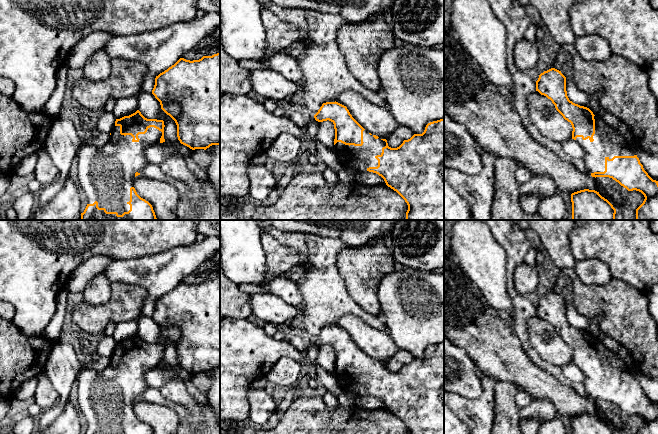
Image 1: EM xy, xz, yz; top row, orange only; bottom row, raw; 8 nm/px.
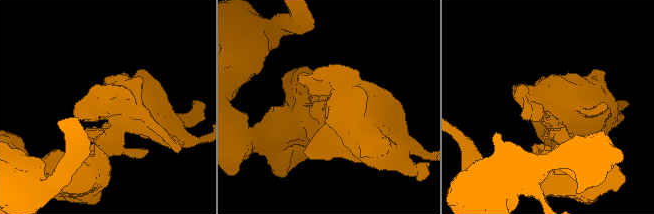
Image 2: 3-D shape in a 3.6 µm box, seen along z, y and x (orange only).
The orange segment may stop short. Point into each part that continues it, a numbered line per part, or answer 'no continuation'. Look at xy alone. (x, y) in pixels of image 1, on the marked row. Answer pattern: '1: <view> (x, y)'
1: xy (105, 173)

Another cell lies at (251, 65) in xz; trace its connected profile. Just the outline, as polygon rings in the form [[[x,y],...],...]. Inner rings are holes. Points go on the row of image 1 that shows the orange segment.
[[[245,60],[245,61],[240,61],[238,63],[242,68],[249,69],[249,70],[263,70],[263,69],[267,68],[260,61],[248,61],[248,60]]]

